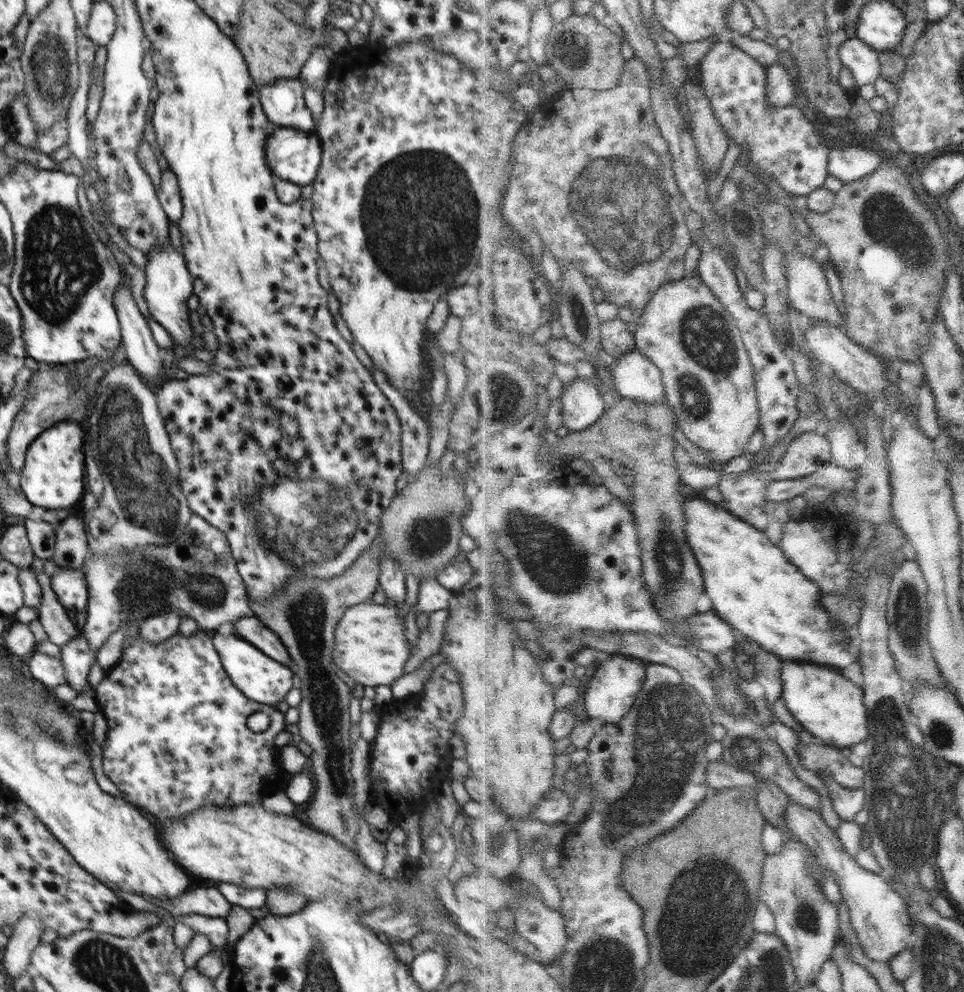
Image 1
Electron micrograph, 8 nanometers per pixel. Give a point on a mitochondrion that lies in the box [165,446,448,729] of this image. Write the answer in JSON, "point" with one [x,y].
{"point":[327,523]}

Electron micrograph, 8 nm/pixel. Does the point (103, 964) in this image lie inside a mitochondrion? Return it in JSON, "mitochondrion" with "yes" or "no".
{"mitochondrion":"yes"}

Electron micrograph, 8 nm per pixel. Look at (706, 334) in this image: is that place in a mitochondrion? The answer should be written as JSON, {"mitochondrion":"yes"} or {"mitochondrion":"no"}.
{"mitochondrion":"yes"}

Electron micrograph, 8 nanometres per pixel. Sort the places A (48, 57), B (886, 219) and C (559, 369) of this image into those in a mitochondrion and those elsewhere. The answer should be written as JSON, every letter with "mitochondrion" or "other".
{"A":"mitochondrion","B":"mitochondrion","C":"other"}

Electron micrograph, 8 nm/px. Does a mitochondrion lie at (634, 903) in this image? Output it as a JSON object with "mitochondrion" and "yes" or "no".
{"mitochondrion":"no"}

